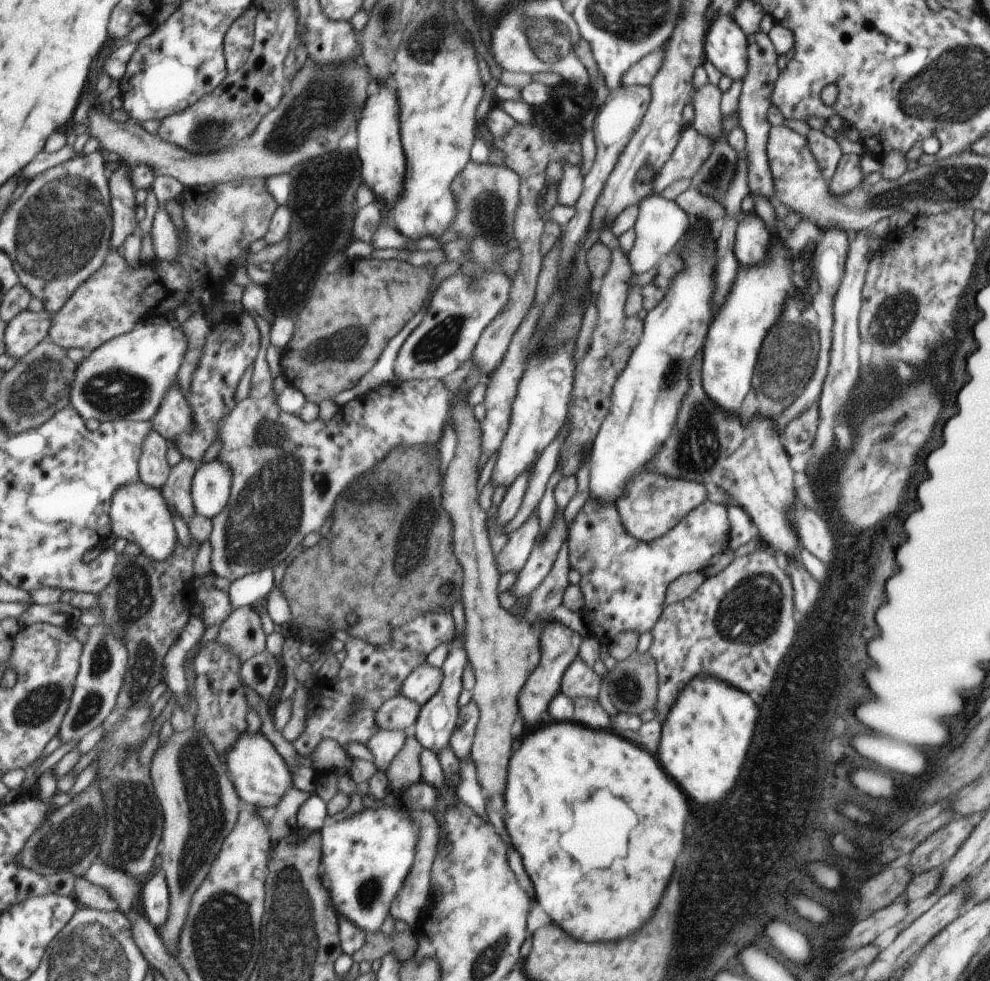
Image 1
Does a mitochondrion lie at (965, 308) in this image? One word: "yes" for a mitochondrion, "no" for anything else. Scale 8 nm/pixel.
no

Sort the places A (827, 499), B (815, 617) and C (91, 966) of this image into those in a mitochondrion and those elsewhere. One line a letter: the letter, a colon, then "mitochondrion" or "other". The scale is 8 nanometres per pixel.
A: other
B: other
C: mitochondrion

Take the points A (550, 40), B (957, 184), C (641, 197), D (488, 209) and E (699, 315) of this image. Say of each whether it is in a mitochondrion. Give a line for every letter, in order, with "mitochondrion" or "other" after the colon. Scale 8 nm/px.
A: mitochondrion
B: mitochondrion
C: other
D: mitochondrion
E: other

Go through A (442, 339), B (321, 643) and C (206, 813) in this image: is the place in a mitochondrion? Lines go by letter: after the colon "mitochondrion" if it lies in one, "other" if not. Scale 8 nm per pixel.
A: mitochondrion
B: other
C: mitochondrion

